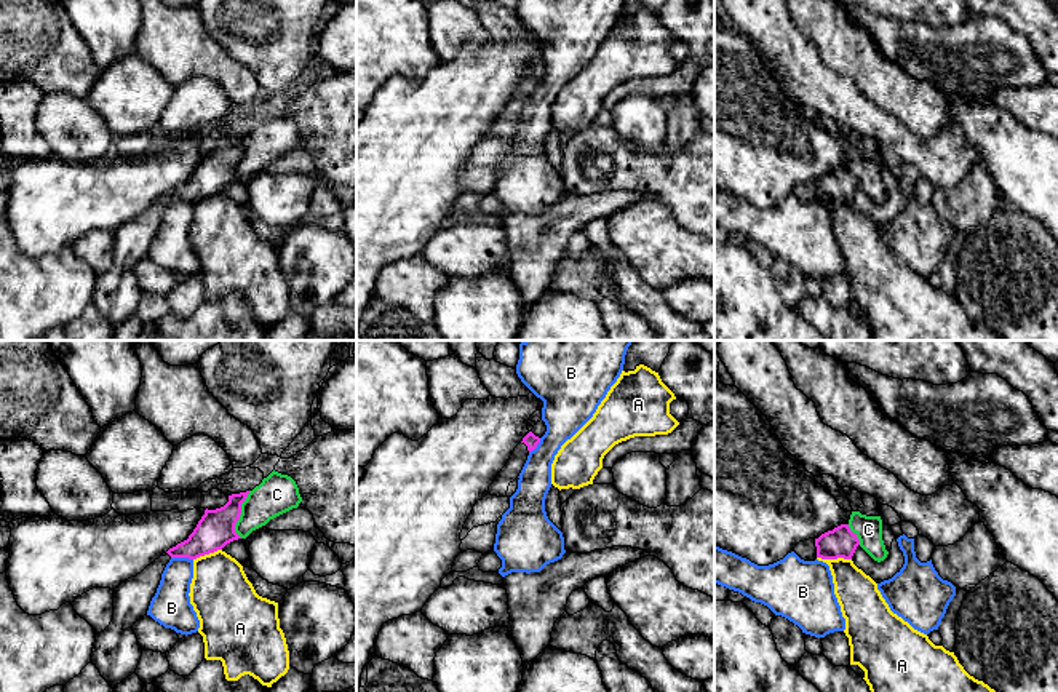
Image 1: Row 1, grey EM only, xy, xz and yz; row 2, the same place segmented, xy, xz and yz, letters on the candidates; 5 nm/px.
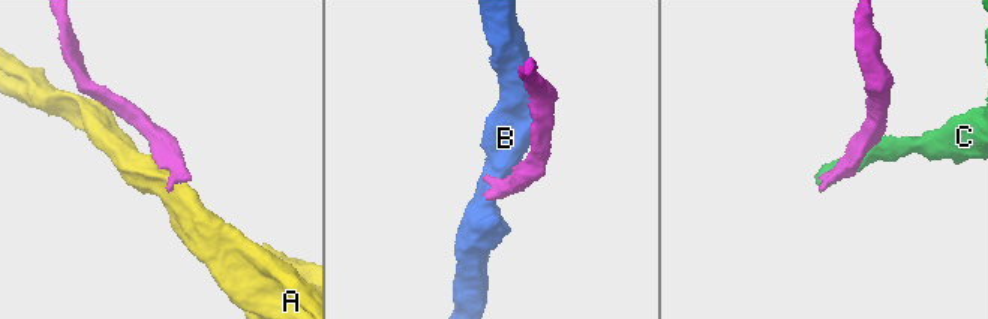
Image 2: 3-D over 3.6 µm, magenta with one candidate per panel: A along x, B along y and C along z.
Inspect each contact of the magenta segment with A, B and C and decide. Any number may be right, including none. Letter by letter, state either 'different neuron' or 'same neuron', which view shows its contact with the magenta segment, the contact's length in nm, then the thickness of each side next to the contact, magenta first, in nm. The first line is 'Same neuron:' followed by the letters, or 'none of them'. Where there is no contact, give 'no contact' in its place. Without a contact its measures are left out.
Same neuron: none of them
A: different neuron; contact in yz; length 180 nm; calibres 160 and 220 nm
B: different neuron; contact in xy; length 110 nm; calibres 190 and 190 nm
C: different neuron; contact in xy; length 240 nm; calibres 190 and 200 nm

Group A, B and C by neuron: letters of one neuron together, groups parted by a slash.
A / B / C

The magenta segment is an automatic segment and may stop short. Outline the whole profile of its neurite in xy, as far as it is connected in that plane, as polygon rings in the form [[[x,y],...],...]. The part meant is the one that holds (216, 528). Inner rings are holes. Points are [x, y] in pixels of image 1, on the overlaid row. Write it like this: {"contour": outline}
{"contour": [[[249,491],[229,495],[229,502],[216,510],[205,510],[193,532],[187,540],[169,548],[171,558],[197,559],[200,556],[222,550],[227,543],[241,539],[235,532],[235,524],[241,515],[241,503]]]}

